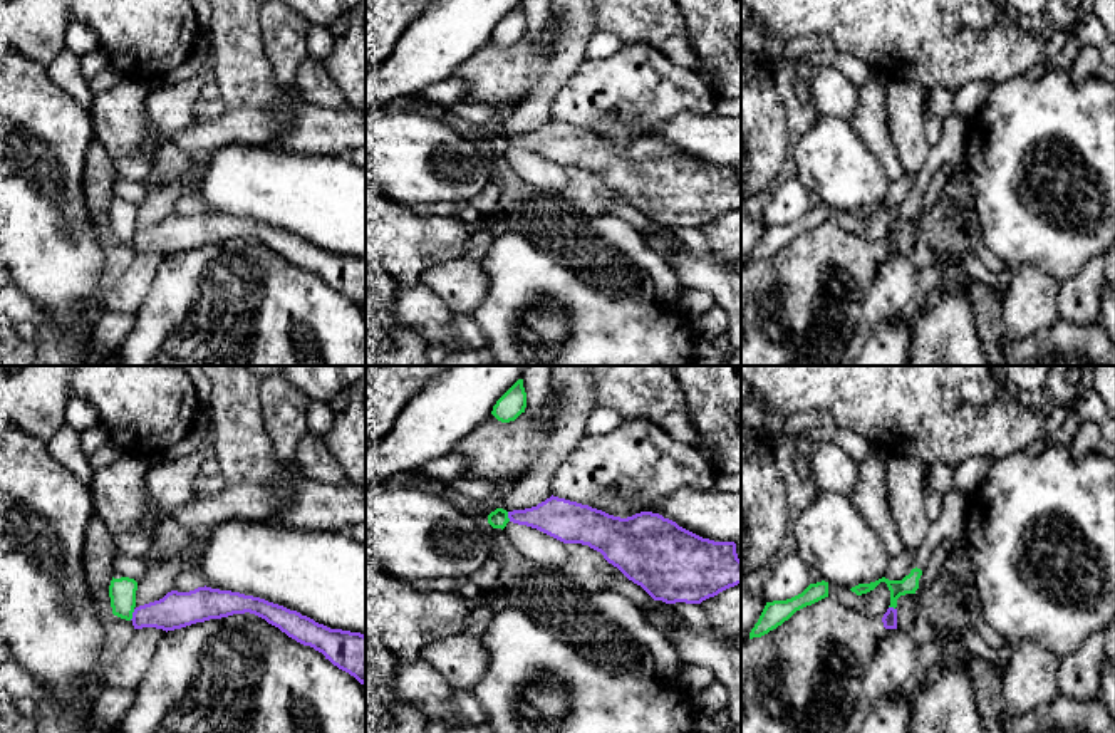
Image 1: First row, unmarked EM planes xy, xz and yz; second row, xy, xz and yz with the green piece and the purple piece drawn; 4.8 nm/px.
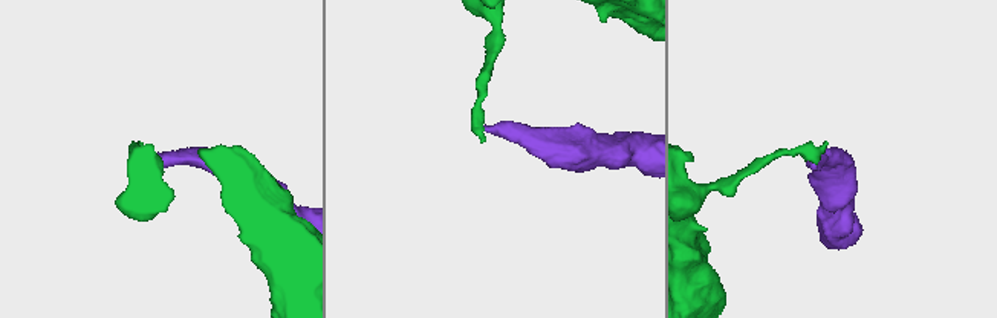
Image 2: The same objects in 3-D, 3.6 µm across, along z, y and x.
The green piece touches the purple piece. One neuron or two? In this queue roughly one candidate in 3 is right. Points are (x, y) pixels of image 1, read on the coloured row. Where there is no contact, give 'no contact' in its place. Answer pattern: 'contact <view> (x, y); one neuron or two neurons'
contact xy (131, 614); two neurons

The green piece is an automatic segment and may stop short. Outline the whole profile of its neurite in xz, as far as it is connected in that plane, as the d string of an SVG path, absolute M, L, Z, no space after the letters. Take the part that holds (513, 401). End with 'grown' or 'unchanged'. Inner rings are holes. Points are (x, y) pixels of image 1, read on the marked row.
M518 379L493 406L491 414L501 421L515 421L526 408L526 392L523 379Z; unchanged

